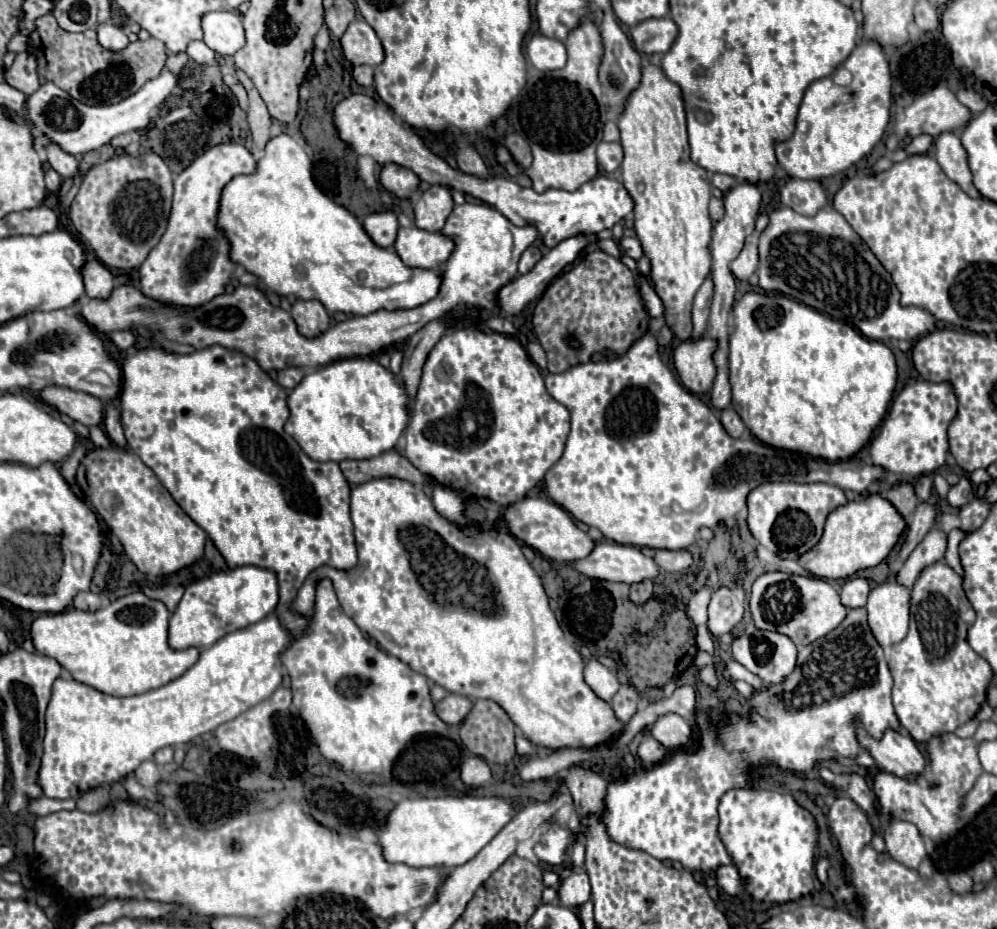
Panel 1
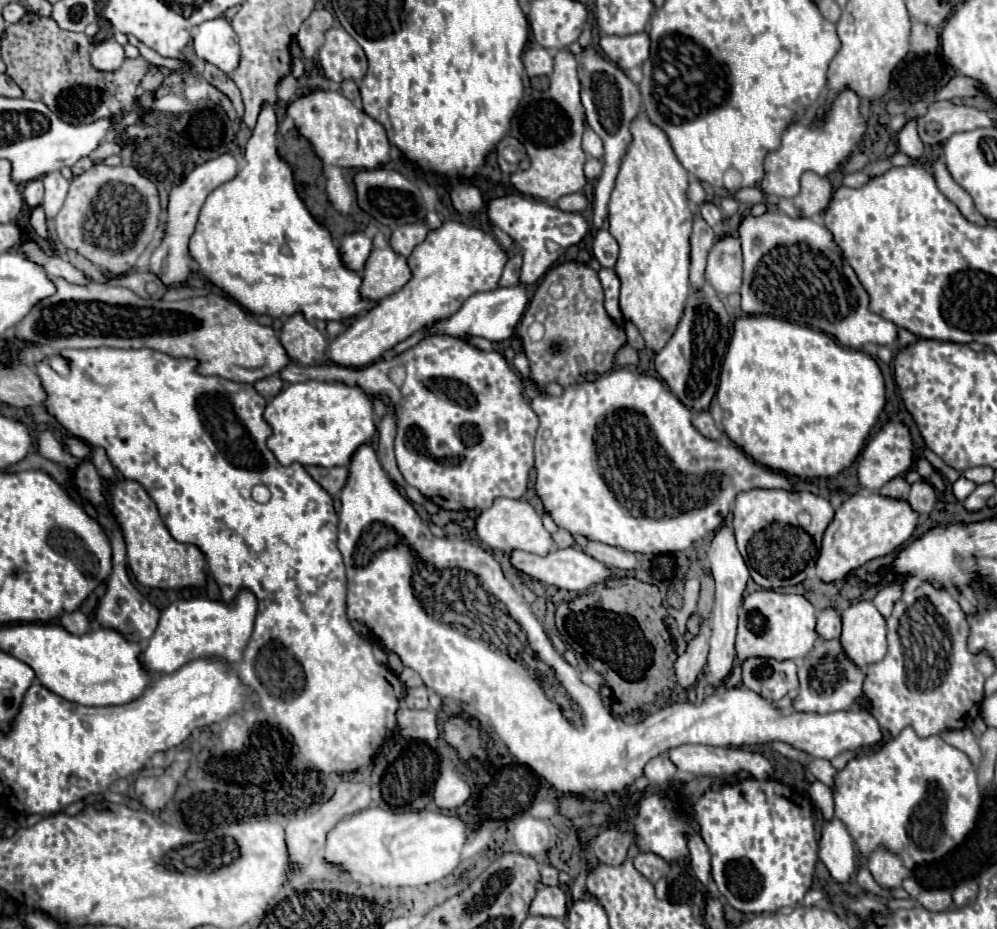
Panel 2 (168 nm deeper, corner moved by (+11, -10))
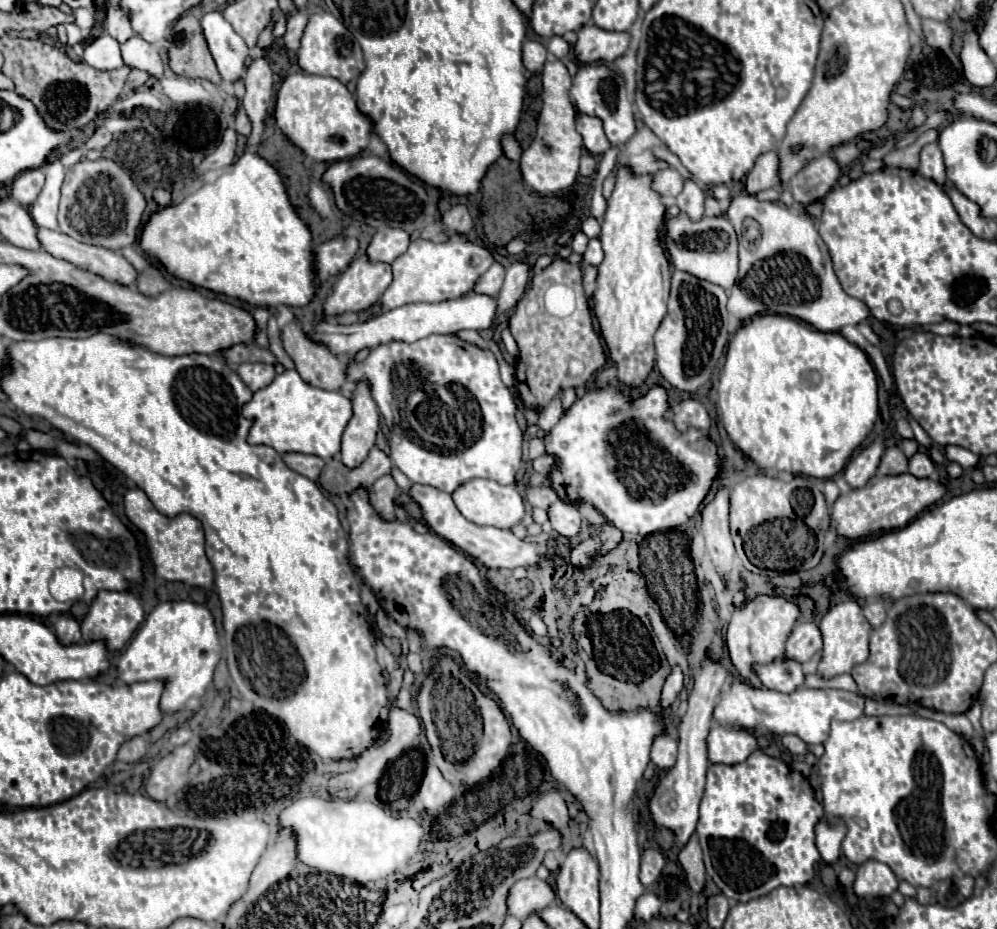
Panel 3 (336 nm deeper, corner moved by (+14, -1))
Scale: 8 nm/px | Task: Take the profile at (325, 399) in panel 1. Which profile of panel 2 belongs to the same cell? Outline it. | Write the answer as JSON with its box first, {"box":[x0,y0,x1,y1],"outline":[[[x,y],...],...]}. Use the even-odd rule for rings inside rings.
{"box":[263,383,377,467],"outline":[[[289,383],[273,401],[267,403],[263,419],[273,431],[267,439],[267,447],[281,465],[297,461],[301,465],[345,467],[353,451],[361,443],[369,443],[377,431],[371,399],[359,387],[349,387],[343,383]]]}

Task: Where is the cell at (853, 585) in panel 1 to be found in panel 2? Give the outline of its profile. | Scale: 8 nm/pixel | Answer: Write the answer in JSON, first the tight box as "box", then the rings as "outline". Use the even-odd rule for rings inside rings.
{"box":[815,609,841,639],"outline":[[[825,609],[817,615],[817,625],[815,625],[815,633],[819,635],[819,639],[837,639],[841,635],[841,615],[835,609]]]}

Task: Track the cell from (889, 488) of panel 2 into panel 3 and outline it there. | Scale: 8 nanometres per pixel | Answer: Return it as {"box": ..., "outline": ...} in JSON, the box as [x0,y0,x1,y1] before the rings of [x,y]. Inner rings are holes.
{"box":[878,446,908,476],"outline":[[[890,446],[884,456],[882,462],[878,466],[878,476],[888,476],[888,474],[904,474],[908,472],[908,460],[902,454],[902,450],[898,446]]]}

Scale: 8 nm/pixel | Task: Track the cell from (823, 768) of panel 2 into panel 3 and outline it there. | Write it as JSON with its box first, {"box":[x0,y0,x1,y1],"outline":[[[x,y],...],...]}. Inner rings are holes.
{"box":[782,734,810,756],"outline":[[[792,734],[784,736],[784,738],[782,738],[782,744],[784,744],[794,756],[806,756],[806,754],[810,752],[810,746],[808,746],[806,742],[802,742],[798,736],[792,736]]]}

